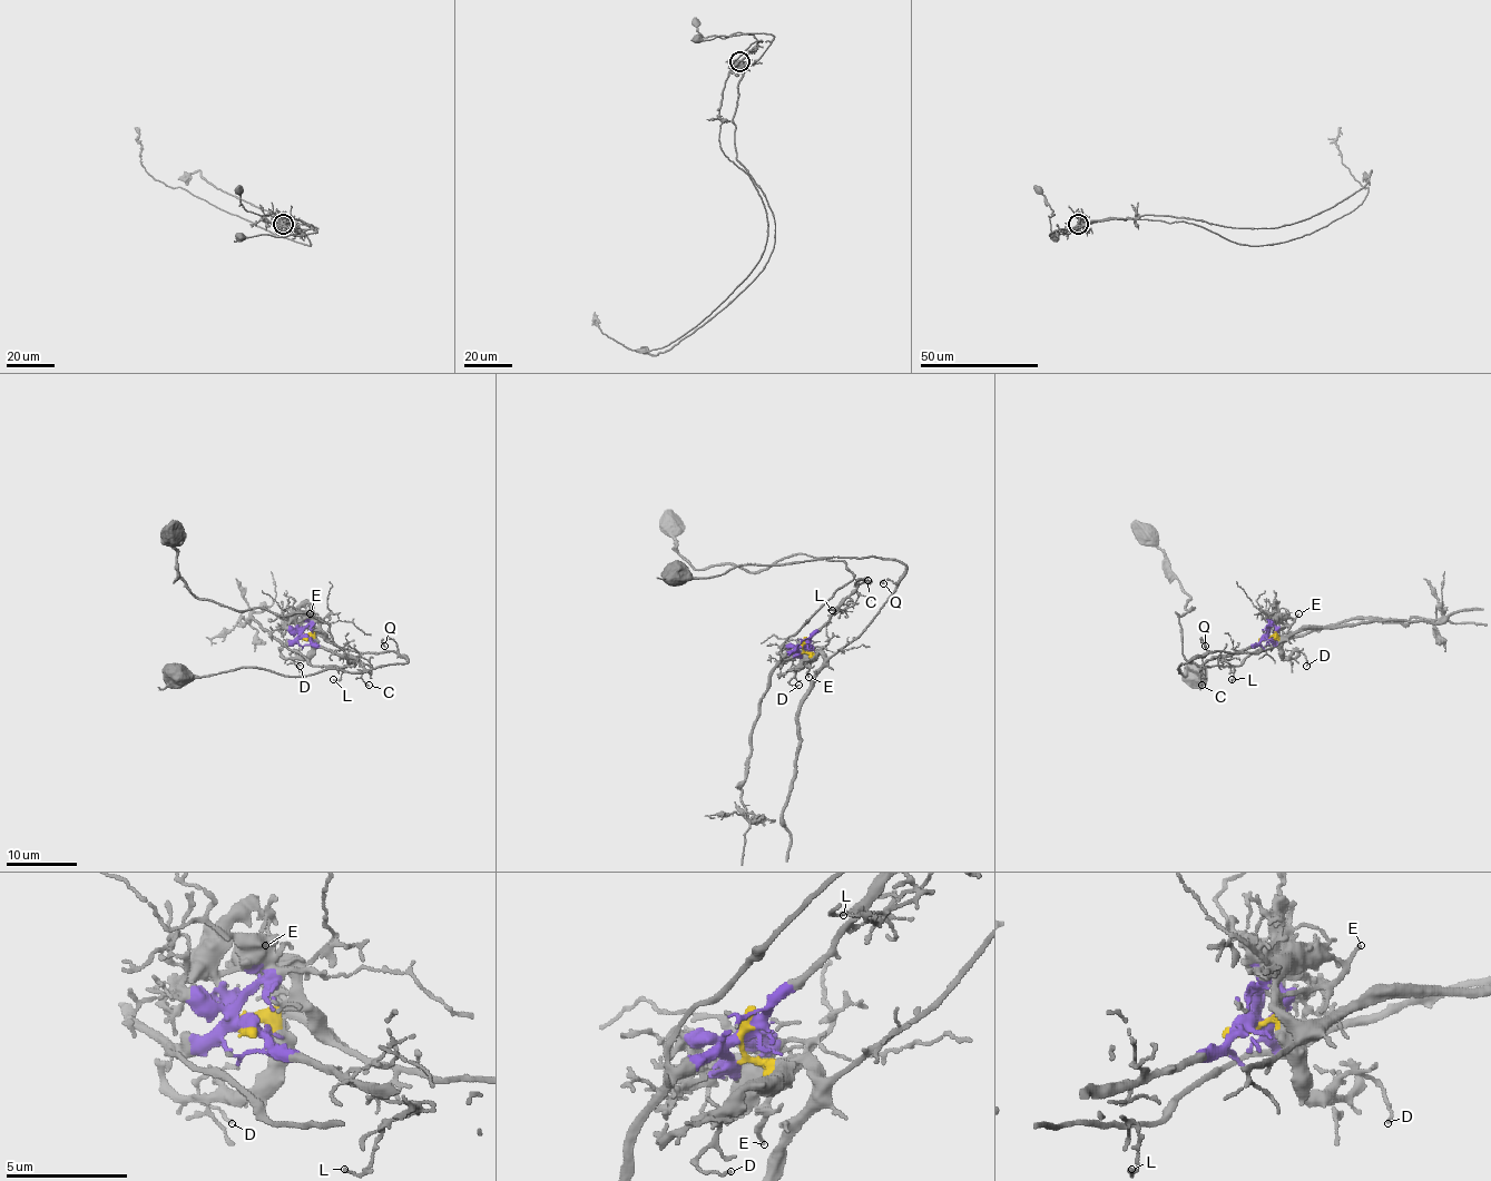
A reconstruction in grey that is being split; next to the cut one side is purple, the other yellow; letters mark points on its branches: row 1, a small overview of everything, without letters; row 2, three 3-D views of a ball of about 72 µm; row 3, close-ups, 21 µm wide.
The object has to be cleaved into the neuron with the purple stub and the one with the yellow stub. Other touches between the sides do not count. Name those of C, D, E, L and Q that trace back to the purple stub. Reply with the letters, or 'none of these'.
C, L

